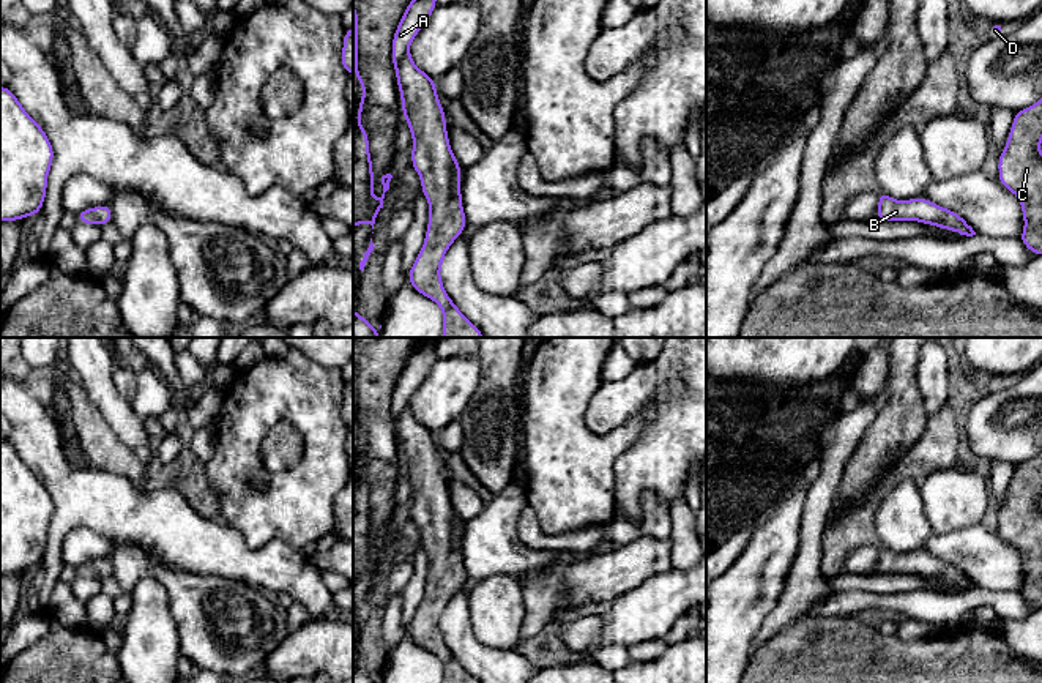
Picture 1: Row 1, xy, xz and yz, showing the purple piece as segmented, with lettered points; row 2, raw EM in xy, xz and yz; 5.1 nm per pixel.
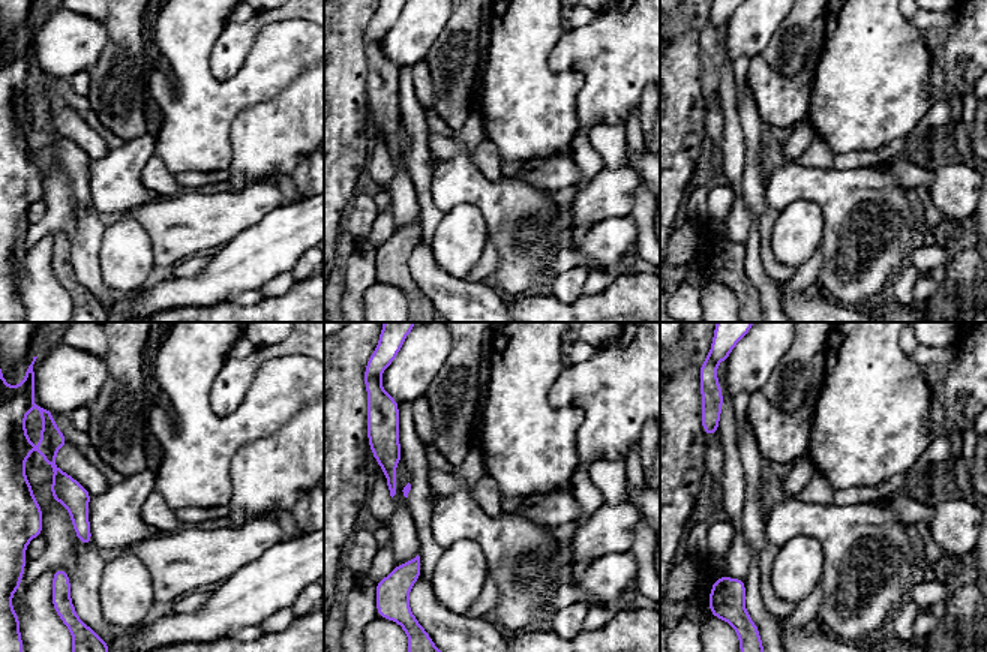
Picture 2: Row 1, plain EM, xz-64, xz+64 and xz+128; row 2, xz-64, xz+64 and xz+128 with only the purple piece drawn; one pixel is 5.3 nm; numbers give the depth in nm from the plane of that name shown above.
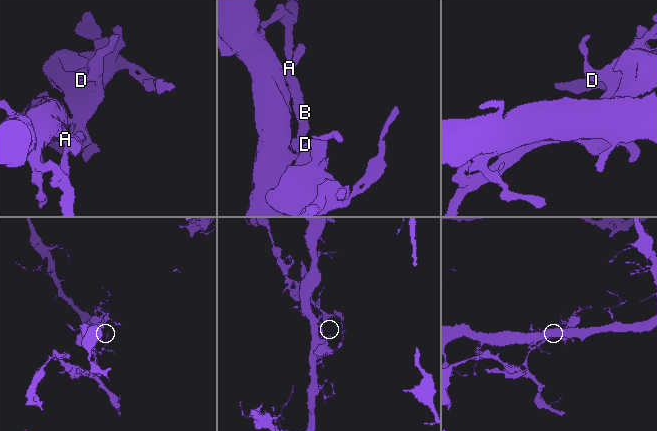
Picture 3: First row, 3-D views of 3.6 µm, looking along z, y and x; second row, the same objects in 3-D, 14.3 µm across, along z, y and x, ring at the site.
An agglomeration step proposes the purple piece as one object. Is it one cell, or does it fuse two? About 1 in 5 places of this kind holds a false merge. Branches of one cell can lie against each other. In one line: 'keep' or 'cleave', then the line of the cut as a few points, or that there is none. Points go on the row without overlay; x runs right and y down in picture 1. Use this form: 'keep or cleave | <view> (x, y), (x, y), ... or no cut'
keep | no cut

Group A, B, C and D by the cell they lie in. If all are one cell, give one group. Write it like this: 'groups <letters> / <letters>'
groups A B C D

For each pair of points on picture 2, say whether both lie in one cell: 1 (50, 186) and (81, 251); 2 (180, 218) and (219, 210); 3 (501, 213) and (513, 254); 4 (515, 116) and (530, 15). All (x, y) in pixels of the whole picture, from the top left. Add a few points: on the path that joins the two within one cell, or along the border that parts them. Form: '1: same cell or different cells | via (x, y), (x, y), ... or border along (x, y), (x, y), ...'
1: same cell | via (60, 203), (62, 210), (81, 230), (81, 234)
2: same cell | via (189, 218), (210, 218)
3: same cell | via (512, 224), (513, 243)
4: same cell | via (516, 90), (518, 41)

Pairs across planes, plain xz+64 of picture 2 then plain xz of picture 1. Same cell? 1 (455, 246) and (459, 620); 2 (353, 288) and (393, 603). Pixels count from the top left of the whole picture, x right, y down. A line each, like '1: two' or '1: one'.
1: two
2: one

